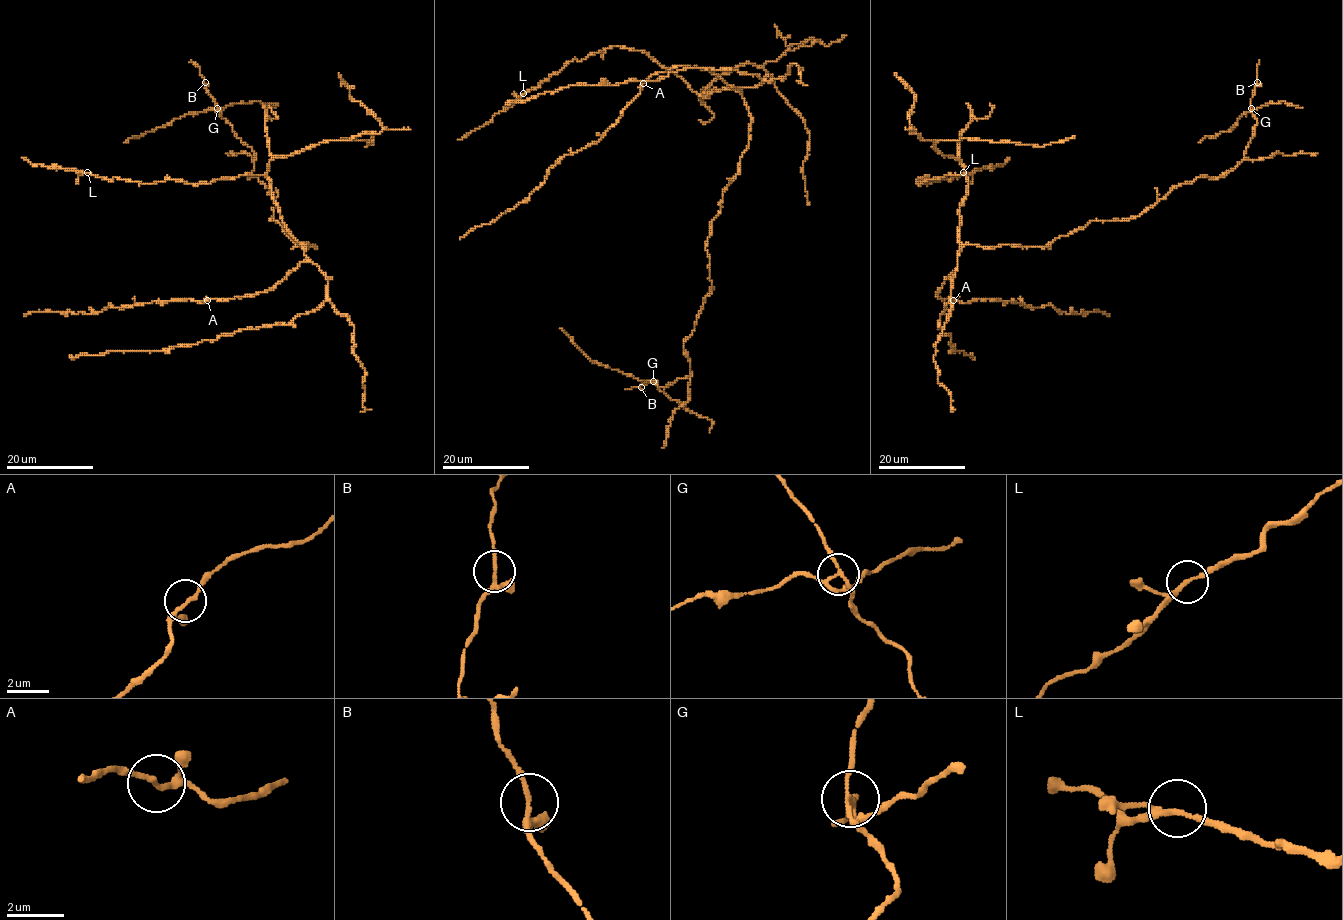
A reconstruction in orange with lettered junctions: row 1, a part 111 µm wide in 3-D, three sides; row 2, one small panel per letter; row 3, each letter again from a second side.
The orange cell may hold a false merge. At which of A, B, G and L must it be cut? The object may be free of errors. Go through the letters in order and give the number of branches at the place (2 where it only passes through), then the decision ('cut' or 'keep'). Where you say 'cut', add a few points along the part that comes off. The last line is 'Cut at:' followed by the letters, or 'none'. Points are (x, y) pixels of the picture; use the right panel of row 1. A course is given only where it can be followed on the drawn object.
A: 3 branches meet; keep
B: 3 branches meet; keep
G: 3 branches meet; cut; foreign part runs (1251, 108), (1228, 131), (1222, 131), (1213, 137), (1206, 136), (1199, 143)
L: 3 branches meet; keep
Cut at: G

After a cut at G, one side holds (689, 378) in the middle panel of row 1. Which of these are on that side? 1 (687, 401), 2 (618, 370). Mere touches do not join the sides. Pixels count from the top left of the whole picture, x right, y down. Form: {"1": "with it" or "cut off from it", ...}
{"1": "with it", "2": "cut off from it"}

